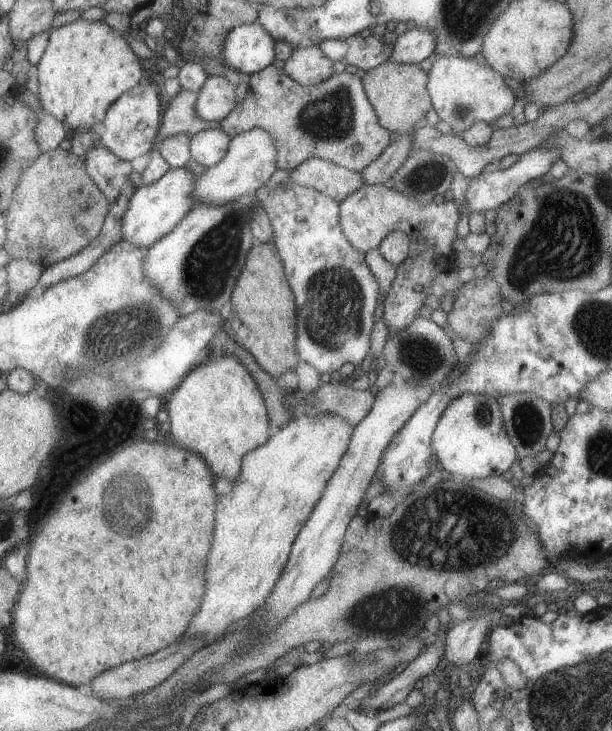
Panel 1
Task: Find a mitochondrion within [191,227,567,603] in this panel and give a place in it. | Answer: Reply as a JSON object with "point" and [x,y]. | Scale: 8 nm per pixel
{"point":[423,537]}

